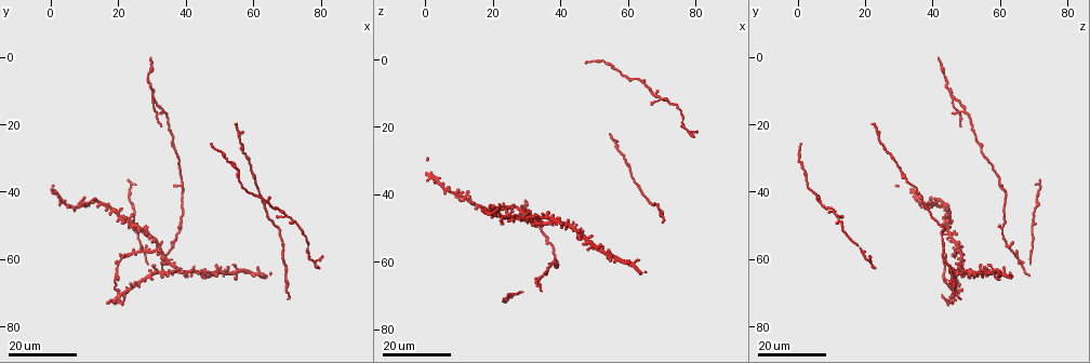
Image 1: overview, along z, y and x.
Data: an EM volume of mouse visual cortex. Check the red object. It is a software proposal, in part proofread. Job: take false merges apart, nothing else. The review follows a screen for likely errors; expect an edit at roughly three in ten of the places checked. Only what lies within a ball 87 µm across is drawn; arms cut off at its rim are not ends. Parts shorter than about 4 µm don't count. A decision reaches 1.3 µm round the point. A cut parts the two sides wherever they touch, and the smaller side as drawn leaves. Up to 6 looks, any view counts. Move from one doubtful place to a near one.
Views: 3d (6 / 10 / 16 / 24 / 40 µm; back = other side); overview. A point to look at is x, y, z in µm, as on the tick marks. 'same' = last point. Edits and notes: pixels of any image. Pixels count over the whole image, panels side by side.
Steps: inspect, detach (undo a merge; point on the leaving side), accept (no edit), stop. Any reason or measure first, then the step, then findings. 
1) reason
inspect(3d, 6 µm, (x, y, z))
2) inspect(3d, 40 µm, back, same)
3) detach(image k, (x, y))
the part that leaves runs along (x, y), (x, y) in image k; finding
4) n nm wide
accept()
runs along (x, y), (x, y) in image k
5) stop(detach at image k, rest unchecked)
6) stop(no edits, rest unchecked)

three arms meet
inspect(3d, 24 µm, (36.0, 56.5, 62.0))

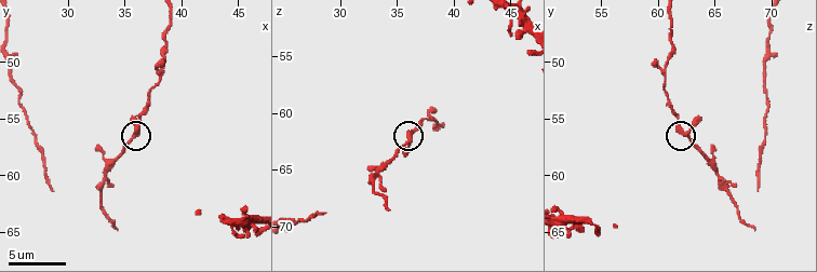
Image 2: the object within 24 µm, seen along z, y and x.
inspect(3d, 10 µm, (36.0, 56.0, 61.8))

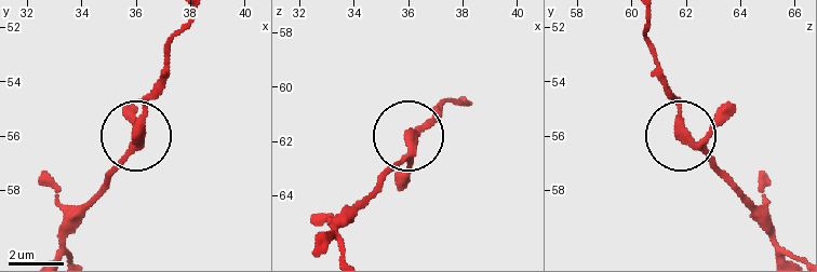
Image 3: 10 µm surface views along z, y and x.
270 nm wide
accept()
continuous, no second neuron

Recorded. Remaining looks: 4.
arms part here
inspect(3d, 24 µm, (69.5, 66.0, 45.5))

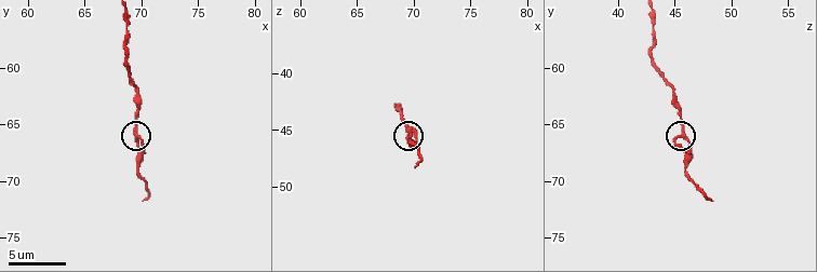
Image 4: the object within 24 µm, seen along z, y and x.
inspect(3d, 10 µm, (69.4, 65.6, 45.6))

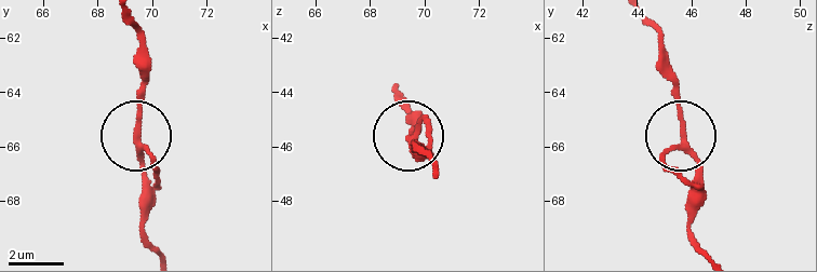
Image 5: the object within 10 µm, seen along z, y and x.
180 nm wide
accept()
one neuron here

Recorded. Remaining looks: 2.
inspect(3d, 24 µm, (34.0, 60.0, 49.0))

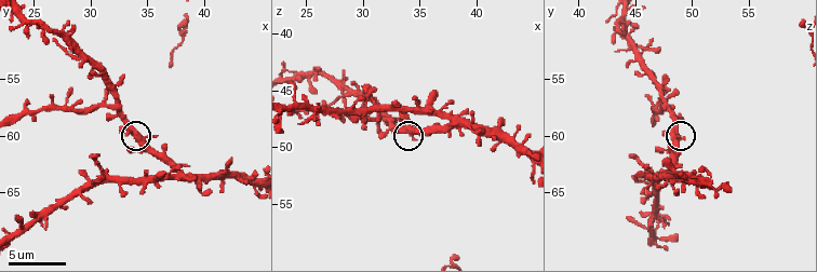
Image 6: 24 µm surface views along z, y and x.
inspect(3d, 6 µm, (34.2, 60.2, 49.0))

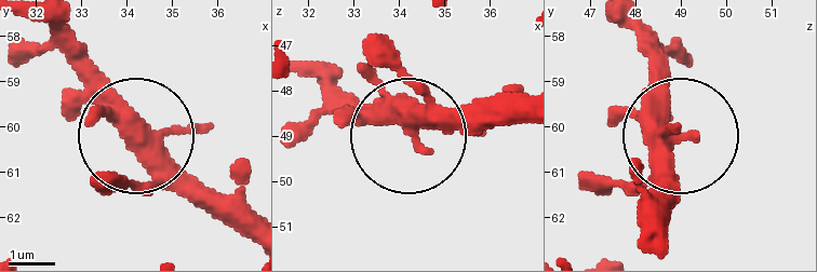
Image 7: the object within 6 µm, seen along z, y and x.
accept()
runs along (523, 102), (477, 102), (411, 133), (330, 106) in image 7; one neuron here

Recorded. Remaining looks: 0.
stop(no edits, rest unchecked)

